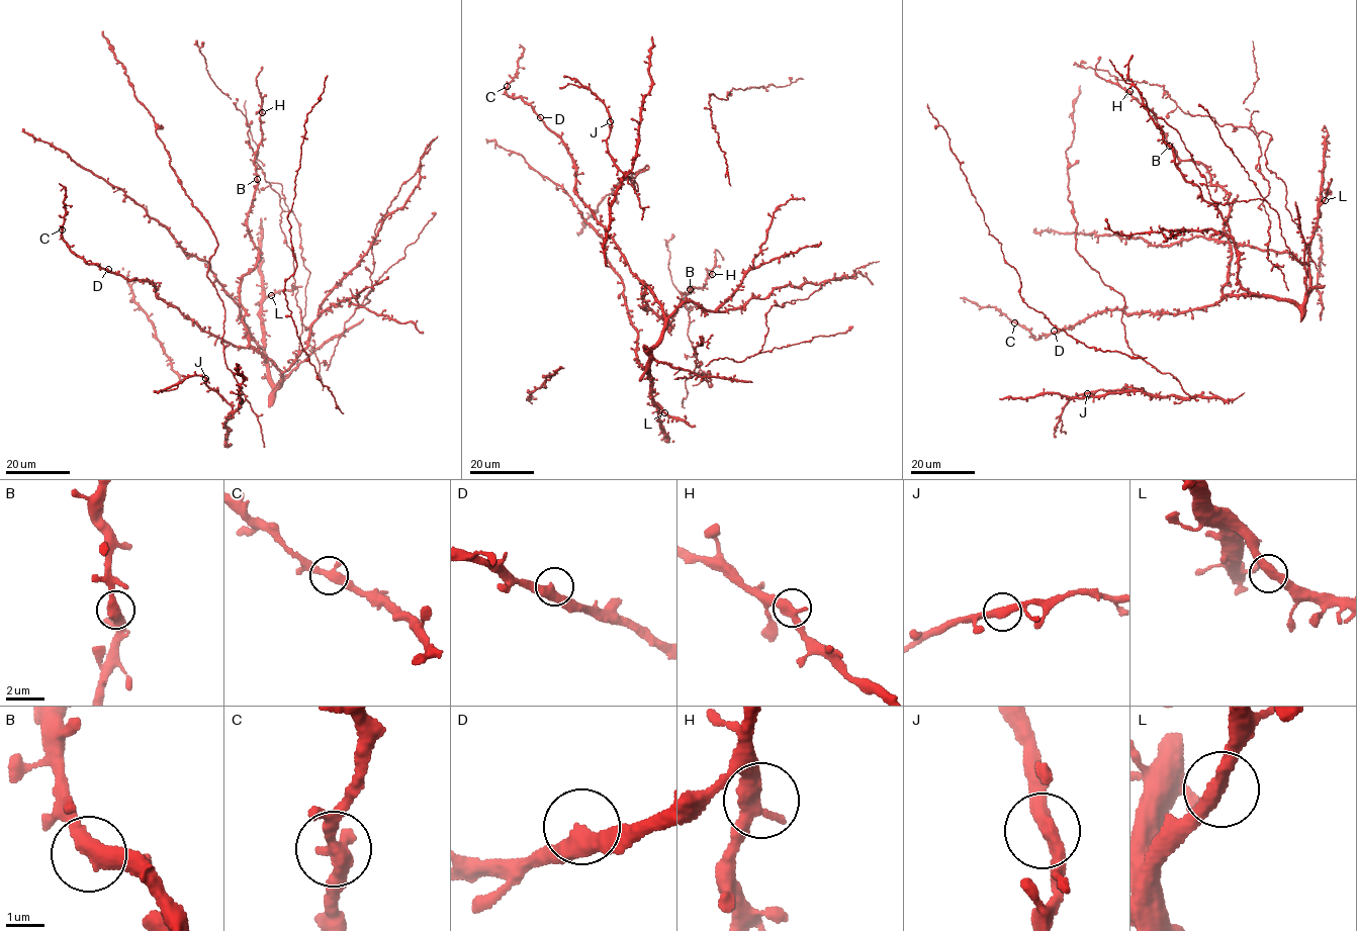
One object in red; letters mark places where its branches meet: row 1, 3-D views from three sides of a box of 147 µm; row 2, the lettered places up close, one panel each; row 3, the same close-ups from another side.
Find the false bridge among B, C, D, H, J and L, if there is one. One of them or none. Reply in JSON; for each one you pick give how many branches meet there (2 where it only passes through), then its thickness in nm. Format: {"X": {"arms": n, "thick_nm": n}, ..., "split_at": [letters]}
{"split_at": []}

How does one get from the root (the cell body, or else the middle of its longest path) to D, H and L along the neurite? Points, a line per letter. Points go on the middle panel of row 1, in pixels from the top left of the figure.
D: (620, 248), (575, 191), (574, 161), (564, 142), (540, 117)
H: (620, 248), (645, 285), (644, 309), (670, 328), (665, 315), (712, 274)
L: (620, 248), (630, 271), (647, 286), (664, 317), (662, 340), (650, 351), (648, 365), (652, 397), (664, 412)

